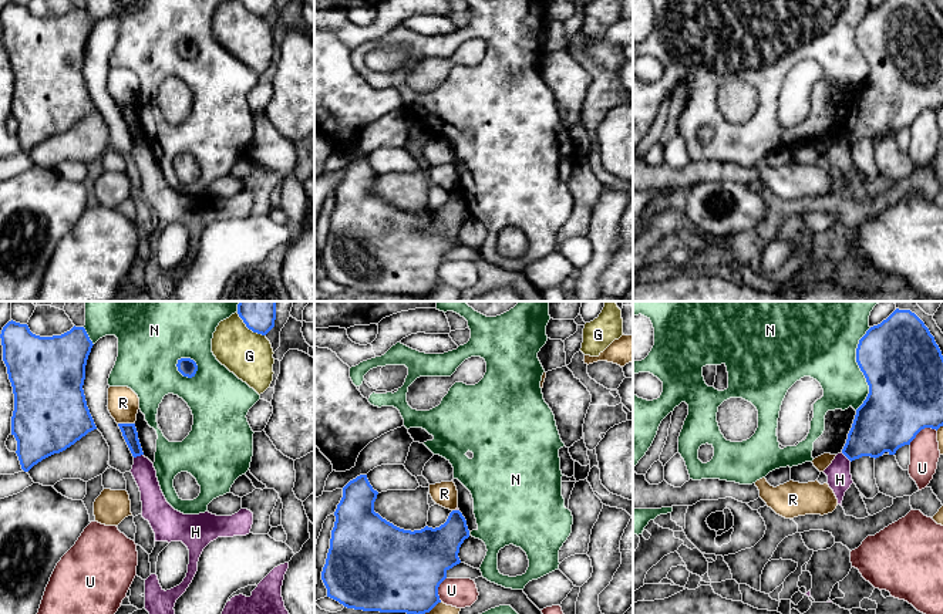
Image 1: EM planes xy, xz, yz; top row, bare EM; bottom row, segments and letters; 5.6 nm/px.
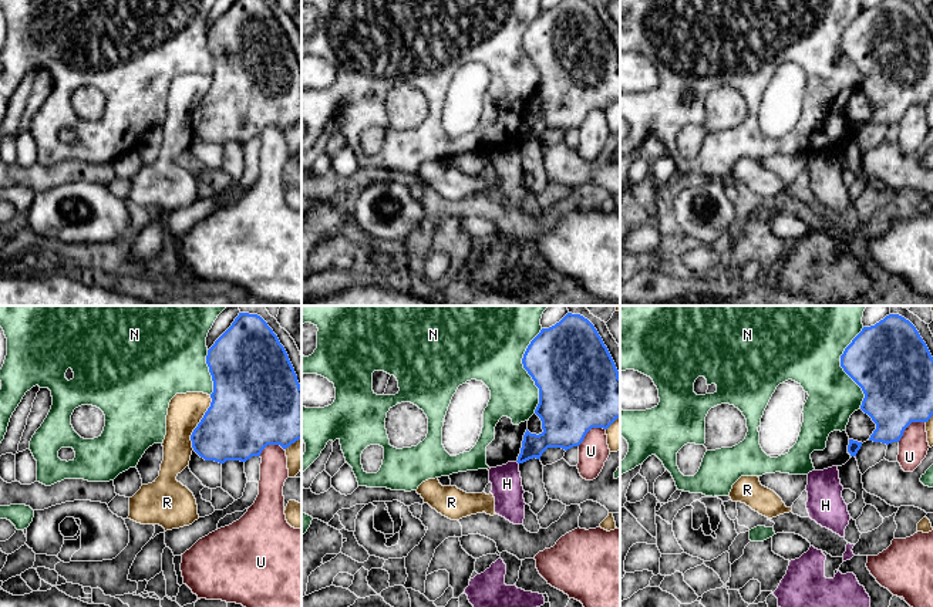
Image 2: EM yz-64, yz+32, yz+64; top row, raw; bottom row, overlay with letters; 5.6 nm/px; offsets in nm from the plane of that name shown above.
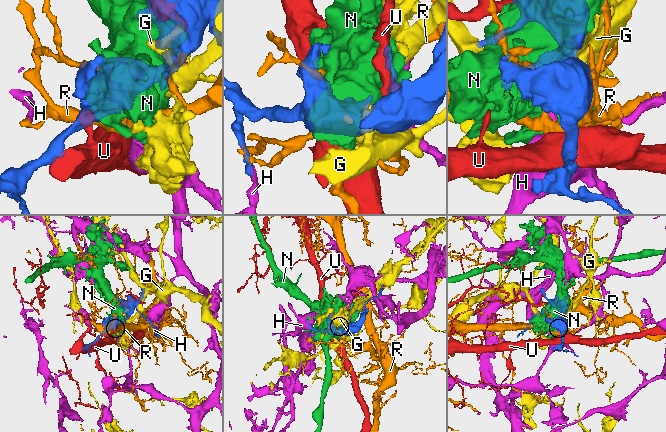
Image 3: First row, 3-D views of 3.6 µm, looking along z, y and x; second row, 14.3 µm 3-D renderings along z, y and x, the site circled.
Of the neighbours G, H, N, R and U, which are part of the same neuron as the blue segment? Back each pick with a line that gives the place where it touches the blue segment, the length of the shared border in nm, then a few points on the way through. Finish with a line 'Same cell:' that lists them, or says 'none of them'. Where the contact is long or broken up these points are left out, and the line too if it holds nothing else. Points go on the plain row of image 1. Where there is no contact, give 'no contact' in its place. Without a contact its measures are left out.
Same cell: none of them

